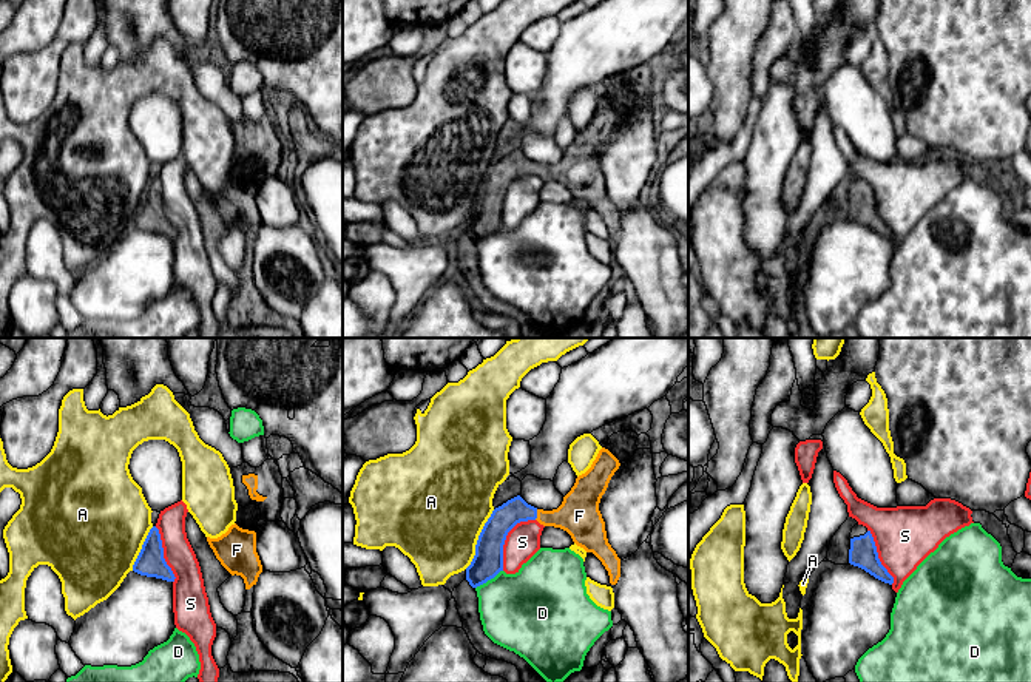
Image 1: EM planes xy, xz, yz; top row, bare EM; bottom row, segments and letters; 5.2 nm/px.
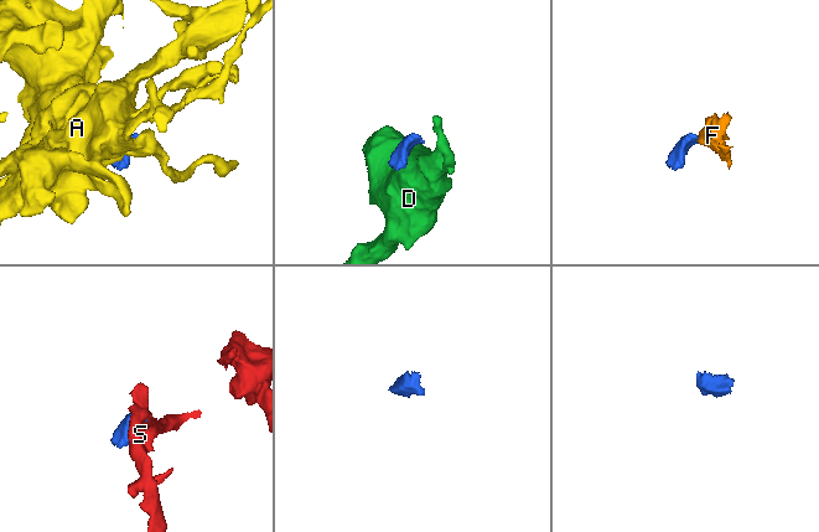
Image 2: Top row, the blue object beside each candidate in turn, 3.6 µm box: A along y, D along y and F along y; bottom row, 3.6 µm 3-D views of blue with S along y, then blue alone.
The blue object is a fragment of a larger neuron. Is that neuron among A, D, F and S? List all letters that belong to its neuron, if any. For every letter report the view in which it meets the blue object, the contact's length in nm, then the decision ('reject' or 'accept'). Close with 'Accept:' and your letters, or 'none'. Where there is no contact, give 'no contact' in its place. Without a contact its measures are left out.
A: meets blue in xz; contact 340 nm long; reject
D: meets blue in xz; contact 170 nm long; reject
F: meets blue in xz; contact 60 nm long; accept
S: meets blue in xz; contact 320 nm long; reject
Accept: F

